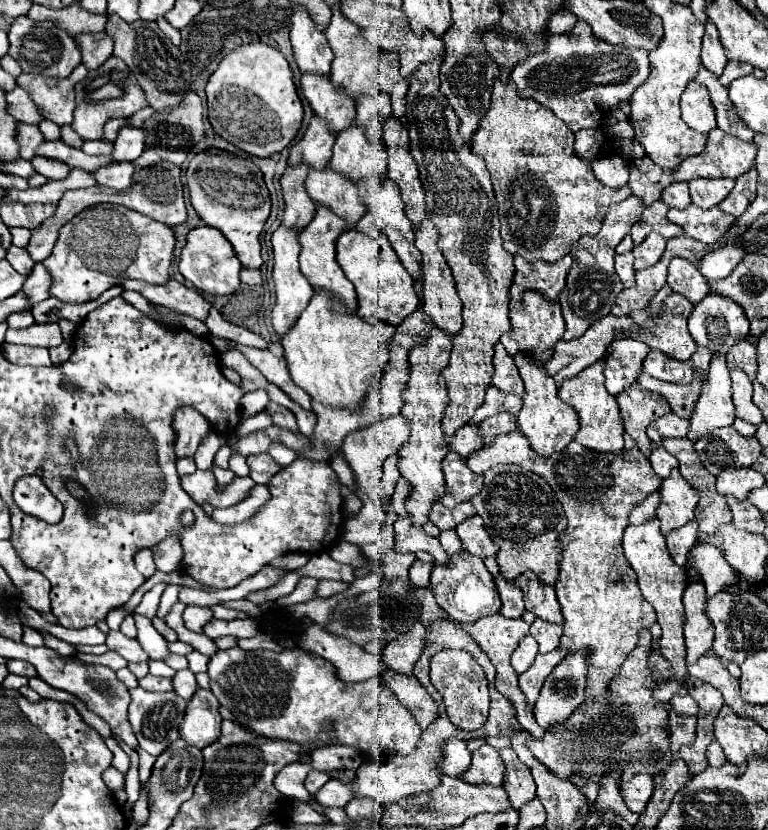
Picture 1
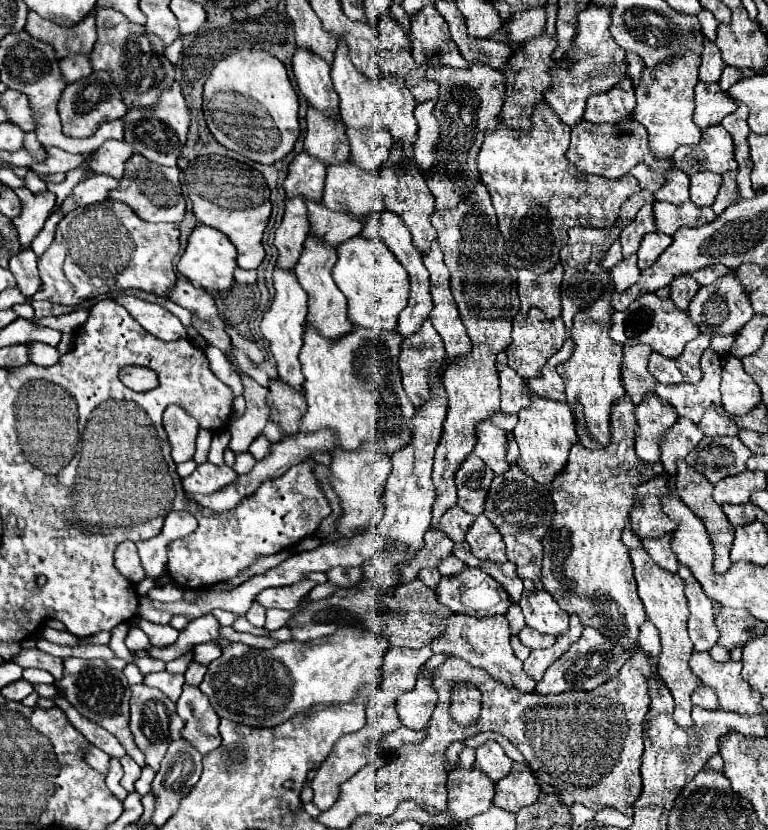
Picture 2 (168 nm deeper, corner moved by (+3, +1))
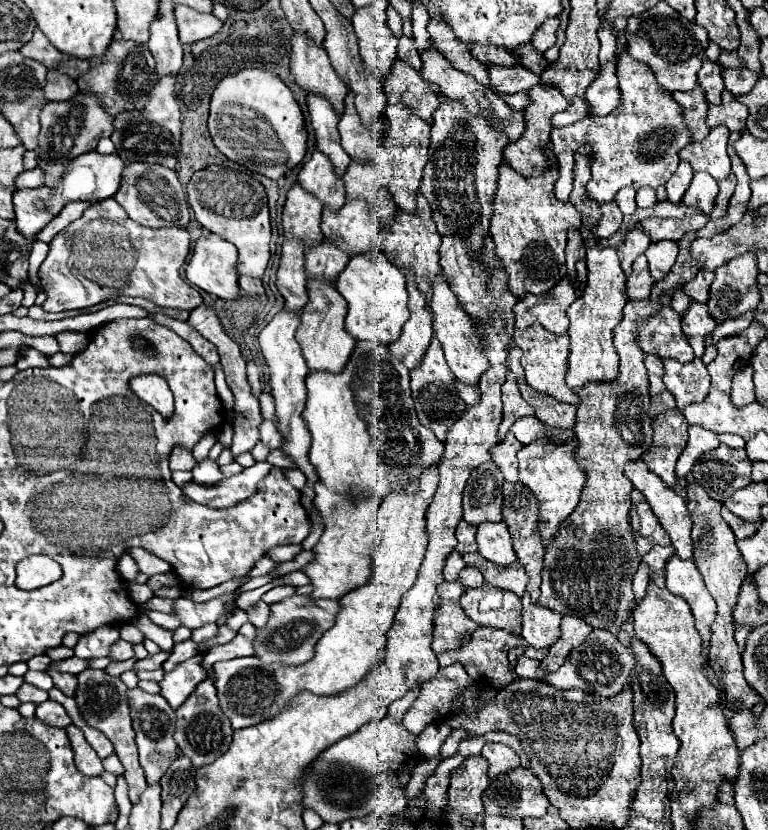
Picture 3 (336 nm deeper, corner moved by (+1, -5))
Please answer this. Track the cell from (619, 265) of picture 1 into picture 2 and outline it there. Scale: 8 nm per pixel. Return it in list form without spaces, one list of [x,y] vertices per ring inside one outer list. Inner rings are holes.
[[[632,254],[630,258],[620,260],[620,262],[610,270],[610,276],[612,276],[612,280],[614,280],[614,288],[616,288],[618,292],[624,292],[624,290],[628,290],[630,286],[634,286],[634,284],[638,282],[638,274],[640,274],[640,270],[638,270],[638,266],[636,266],[636,256],[634,256],[634,254]]]

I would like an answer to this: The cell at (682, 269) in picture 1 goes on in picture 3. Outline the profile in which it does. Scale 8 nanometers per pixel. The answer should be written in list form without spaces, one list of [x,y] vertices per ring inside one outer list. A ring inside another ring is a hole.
[[[692,302],[690,310],[682,318],[682,330],[686,332],[690,346],[698,358],[704,356],[706,336],[710,336],[714,328],[716,328],[716,320],[710,316],[706,304]]]

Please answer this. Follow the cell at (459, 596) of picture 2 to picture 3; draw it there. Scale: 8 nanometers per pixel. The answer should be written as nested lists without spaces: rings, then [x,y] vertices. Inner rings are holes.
[[[490,584],[484,588],[468,588],[460,598],[462,610],[478,624],[506,630],[510,634],[522,632],[522,602],[512,592],[502,592]]]

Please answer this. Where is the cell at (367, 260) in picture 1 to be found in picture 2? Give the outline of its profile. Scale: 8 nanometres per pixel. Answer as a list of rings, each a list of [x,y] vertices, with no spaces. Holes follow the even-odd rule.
[[[356,236],[342,242],[338,248],[338,262],[332,270],[334,282],[348,298],[348,318],[356,326],[370,330],[394,330],[398,314],[408,302],[408,272],[394,258],[380,238]]]

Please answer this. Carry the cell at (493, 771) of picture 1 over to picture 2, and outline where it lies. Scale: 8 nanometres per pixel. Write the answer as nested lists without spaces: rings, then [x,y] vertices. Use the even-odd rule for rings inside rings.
[[[494,740],[482,744],[478,750],[476,750],[476,762],[474,762],[476,768],[480,768],[492,782],[498,782],[500,778],[504,778],[510,768],[512,768],[512,760],[508,764],[508,756],[504,754],[502,746]]]

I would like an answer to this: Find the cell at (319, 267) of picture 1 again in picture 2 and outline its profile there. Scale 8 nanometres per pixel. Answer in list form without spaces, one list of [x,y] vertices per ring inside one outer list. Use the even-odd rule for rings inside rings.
[[[310,232],[306,242],[304,242],[304,250],[300,254],[300,260],[294,266],[294,274],[300,282],[300,286],[308,294],[306,322],[316,326],[316,330],[324,338],[340,338],[340,336],[344,336],[352,330],[352,322],[346,314],[346,298],[344,298],[344,294],[340,292],[340,288],[336,286],[336,282],[332,278],[334,264],[336,264],[336,250],[332,246],[328,246],[326,242],[322,242],[316,234]]]

